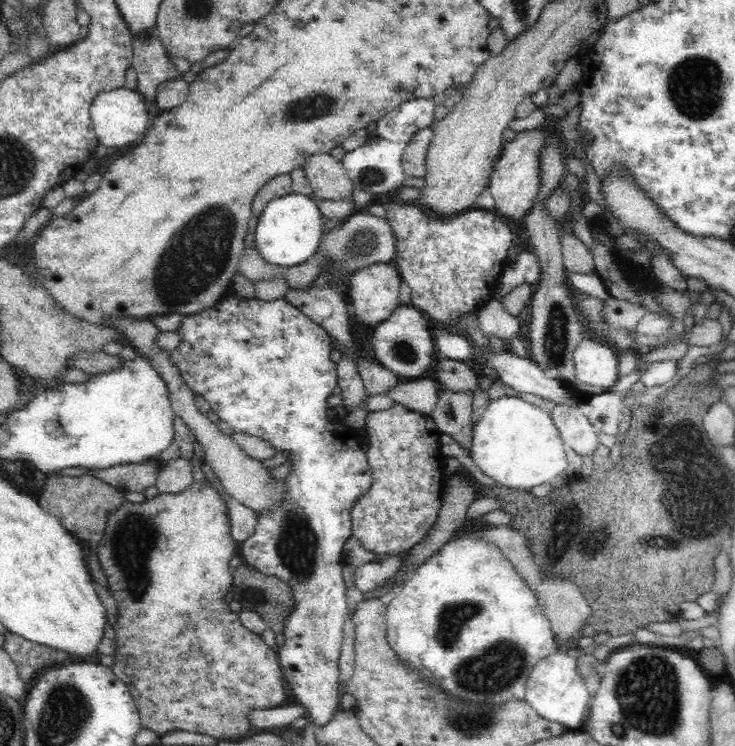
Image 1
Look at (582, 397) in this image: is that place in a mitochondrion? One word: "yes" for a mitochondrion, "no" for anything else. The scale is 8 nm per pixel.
no

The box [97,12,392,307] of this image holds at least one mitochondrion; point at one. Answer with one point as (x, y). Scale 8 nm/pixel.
(313, 106)

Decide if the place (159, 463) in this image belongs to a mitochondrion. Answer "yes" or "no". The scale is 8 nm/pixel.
no

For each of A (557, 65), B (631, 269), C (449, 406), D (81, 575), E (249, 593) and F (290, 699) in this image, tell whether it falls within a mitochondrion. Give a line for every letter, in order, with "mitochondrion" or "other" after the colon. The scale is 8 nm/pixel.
A: other
B: other
C: mitochondrion
D: other
E: mitochondrion
F: other

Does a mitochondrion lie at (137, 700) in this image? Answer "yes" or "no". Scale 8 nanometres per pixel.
no

